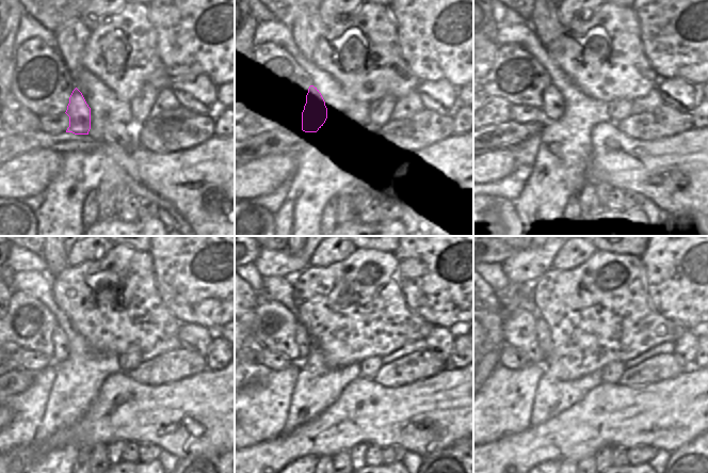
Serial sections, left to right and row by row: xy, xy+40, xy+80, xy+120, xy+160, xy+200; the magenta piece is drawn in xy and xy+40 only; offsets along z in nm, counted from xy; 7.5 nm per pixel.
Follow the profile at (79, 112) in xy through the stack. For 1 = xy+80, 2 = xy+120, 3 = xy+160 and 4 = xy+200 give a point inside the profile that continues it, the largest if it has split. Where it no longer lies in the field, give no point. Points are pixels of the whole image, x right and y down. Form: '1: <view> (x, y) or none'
1: xy+80 (552, 107)
2: xy+120 (61, 342)
3: xy+160 (303, 339)
4: xy+200 (543, 333)

